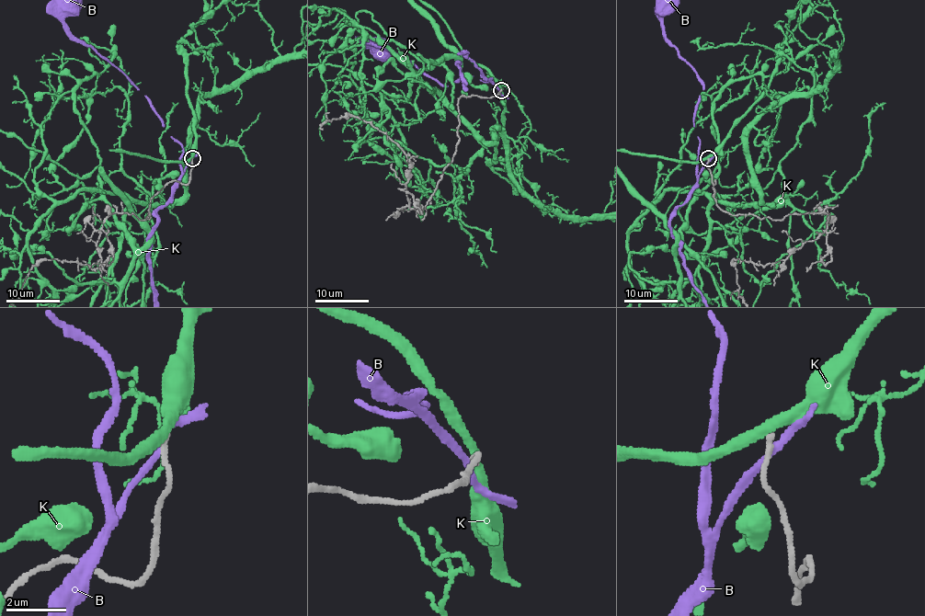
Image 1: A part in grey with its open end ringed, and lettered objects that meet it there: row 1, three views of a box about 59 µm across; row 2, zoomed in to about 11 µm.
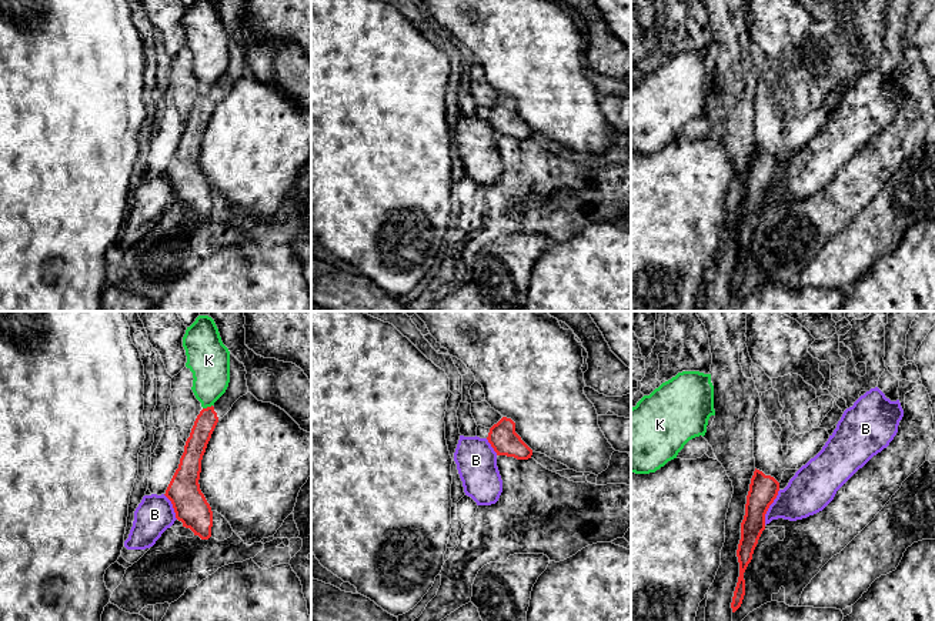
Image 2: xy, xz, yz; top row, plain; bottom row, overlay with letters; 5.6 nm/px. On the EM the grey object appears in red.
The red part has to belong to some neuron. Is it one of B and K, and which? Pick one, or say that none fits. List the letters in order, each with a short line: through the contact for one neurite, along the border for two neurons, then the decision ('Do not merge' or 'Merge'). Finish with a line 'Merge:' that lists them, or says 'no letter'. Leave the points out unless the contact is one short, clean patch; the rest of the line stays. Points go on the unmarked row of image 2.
B: Line: yz (780, 170), (765, 194), (764, 204). Do not merge
K: Line: xy (211, 84), (203, 89). Do not merge
Merge: no letter

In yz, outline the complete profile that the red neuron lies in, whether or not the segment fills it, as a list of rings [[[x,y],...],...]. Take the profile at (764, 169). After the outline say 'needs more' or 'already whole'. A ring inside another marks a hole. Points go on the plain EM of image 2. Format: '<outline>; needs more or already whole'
[[[755,148],[747,176],[745,196],[741,203],[741,220],[737,230],[739,257],[731,283],[732,293],[742,284],[745,276],[744,253],[752,240],[758,220],[765,210],[765,194],[777,178],[778,171],[779,163],[774,157],[765,156]]]; already whole

